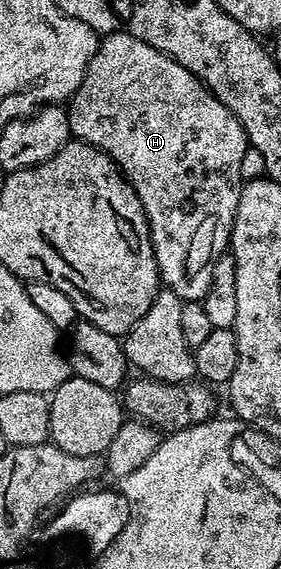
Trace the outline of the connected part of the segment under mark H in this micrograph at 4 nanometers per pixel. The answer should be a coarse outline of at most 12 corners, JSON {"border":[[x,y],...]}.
{"border":[[99,41],[66,115],[146,218],[161,285],[201,302],[248,147],[184,64]]}

